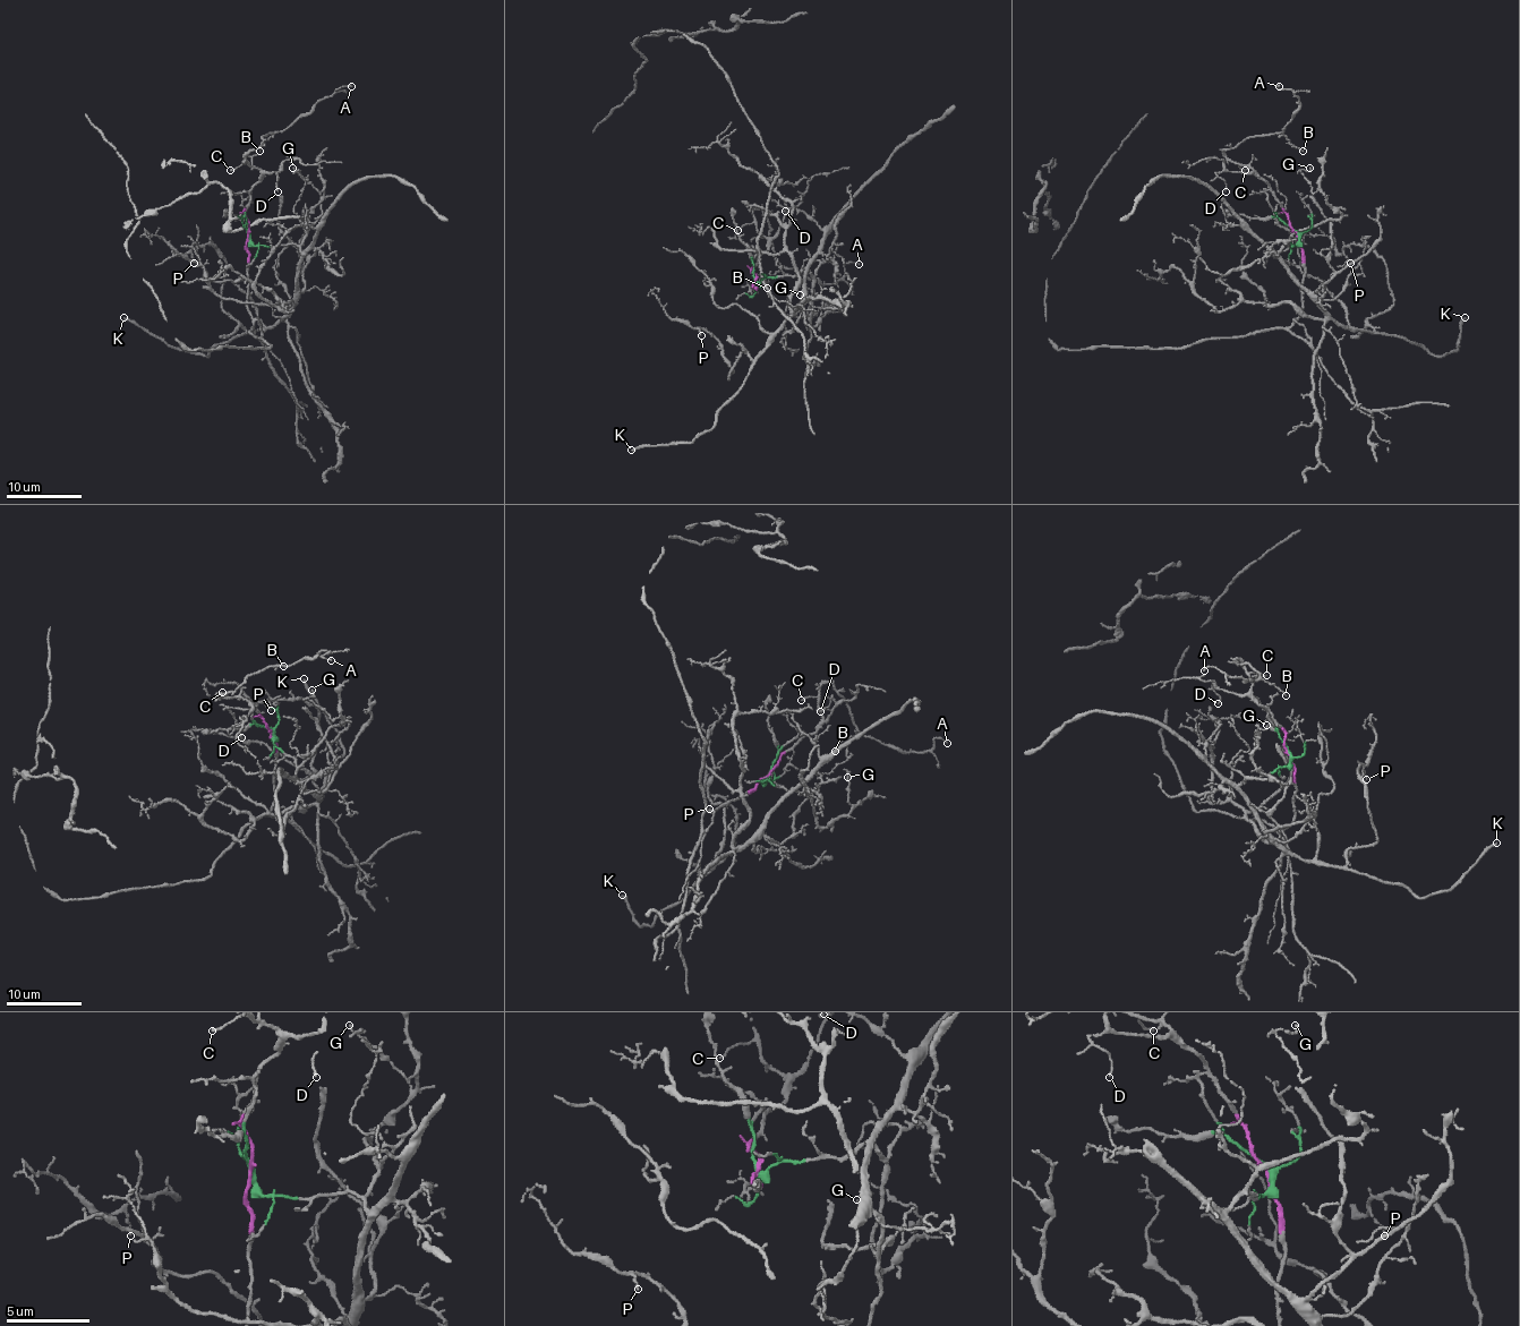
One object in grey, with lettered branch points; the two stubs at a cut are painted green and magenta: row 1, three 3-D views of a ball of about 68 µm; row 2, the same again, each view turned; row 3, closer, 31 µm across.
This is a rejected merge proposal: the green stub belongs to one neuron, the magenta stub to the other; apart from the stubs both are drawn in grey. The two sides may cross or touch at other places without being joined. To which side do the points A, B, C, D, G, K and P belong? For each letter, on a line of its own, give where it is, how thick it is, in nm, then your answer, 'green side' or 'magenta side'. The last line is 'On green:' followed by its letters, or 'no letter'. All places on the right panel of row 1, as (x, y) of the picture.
A: (1279, 86) | 110 nm | magenta side
B: (1303, 151) | 110 nm | magenta side
C: (1245, 170) | 110 nm | magenta side
D: (1226, 191) | 100 nm | magenta side
G: (1309, 168) | 110 nm | green side
K: (1465, 317) | 220 nm | green side
P: (1350, 263) | 90 nm | green side
On green: G, K, P

